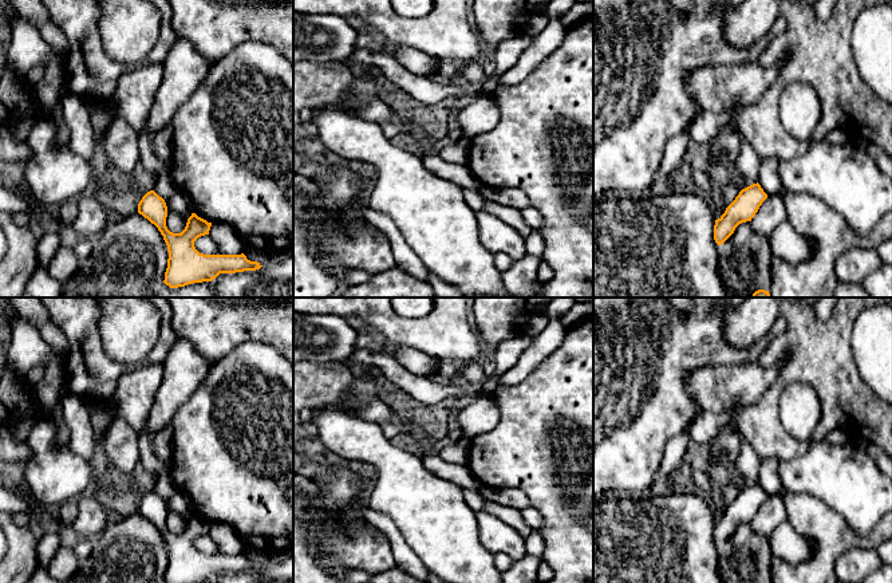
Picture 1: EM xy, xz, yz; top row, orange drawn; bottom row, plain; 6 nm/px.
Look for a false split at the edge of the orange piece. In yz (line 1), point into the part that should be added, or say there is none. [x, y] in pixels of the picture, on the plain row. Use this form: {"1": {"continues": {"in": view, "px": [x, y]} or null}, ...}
{"1": {"continues": null}}

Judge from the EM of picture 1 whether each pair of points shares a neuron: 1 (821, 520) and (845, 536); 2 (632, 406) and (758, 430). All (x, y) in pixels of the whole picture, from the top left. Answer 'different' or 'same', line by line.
1: same
2: different

